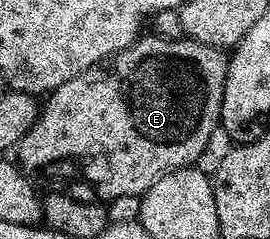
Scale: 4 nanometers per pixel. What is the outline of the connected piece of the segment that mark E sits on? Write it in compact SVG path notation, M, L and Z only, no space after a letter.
M146 35L136 39L125 49L113 53L108 59L101 59L98 63L94 63L92 67L85 69L85 73L77 73L77 77L69 77L65 85L61 85L56 91L46 96L47 104L45 102L42 104L39 118L25 133L25 137L17 148L17 154L19 154L17 163L24 172L36 171L37 174L48 175L51 179L84 179L85 182L95 186L96 193L100 195L96 196L100 200L110 201L126 195L142 196L143 192L149 189L149 185L153 185L153 181L161 178L166 171L175 171L178 167L198 164L201 149L205 149L205 141L209 141L209 133L213 133L213 129L220 126L219 110L225 89L228 56L220 48L198 43L195 39L186 37L162 39L159 35Z

